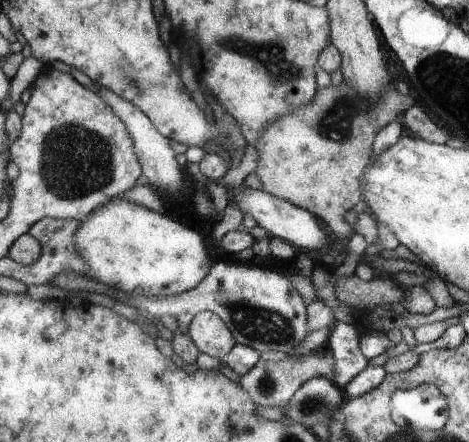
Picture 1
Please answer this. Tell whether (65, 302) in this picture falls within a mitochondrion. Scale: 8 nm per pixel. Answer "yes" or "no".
no

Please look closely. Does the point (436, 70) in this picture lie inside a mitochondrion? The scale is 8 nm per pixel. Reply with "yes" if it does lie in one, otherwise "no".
yes

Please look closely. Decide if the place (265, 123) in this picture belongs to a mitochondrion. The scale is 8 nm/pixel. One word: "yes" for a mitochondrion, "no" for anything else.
no

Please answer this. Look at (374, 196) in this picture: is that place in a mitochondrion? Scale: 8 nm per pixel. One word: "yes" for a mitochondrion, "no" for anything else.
no

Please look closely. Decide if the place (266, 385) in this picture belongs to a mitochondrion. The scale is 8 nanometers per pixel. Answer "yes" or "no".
yes

